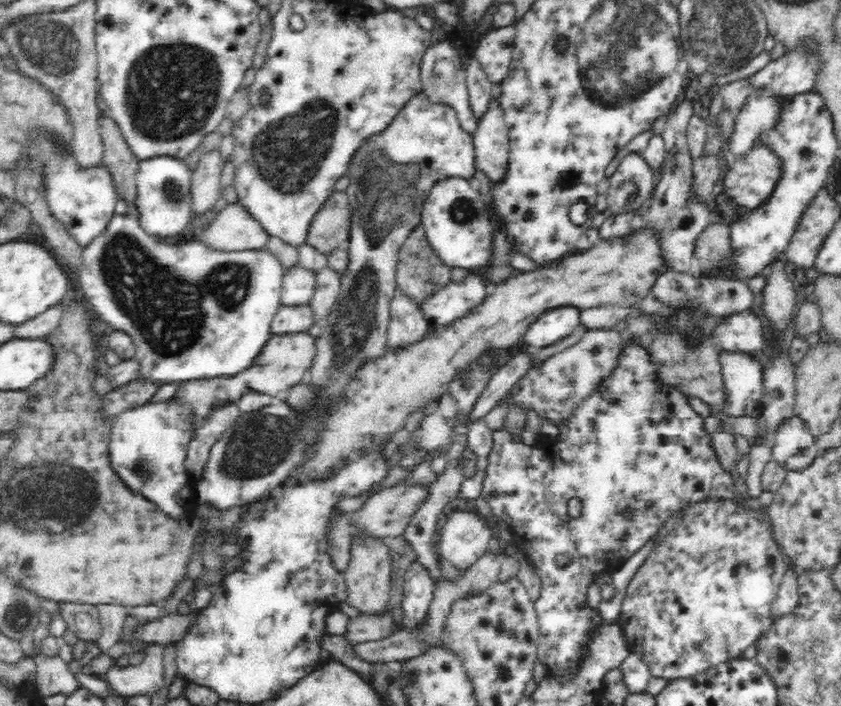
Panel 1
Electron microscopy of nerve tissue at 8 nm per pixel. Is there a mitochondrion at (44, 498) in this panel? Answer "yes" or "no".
yes

